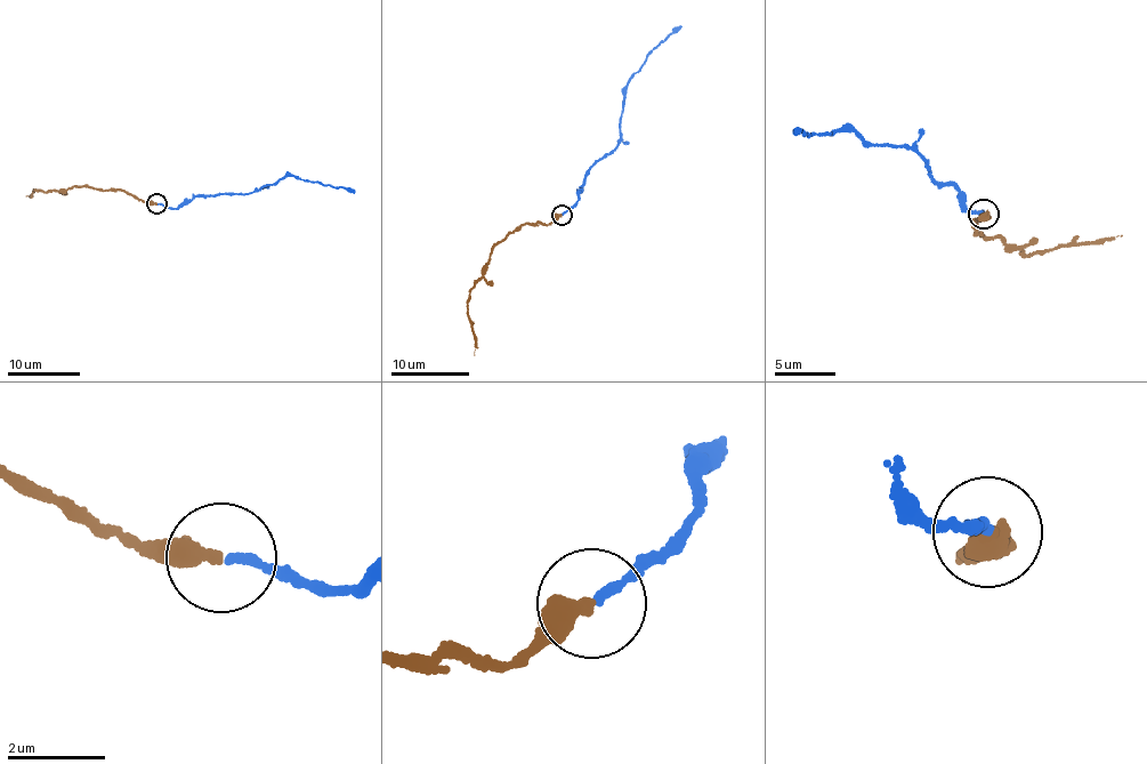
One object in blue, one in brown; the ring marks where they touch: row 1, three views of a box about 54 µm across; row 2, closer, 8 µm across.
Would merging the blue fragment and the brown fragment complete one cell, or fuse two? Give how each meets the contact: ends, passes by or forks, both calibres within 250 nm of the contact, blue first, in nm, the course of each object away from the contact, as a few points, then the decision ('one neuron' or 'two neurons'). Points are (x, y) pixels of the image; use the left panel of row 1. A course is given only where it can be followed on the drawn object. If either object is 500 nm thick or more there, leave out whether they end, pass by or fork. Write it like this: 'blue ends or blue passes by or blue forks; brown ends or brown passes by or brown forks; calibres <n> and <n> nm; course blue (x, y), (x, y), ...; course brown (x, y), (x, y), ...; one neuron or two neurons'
blue ends; brown ends; calibres 180 and 400 nm; course blue (156, 204), (172, 209), (200, 194), (248, 193), (290, 173), (303, 179), (342, 185), (355, 193); course brown (156, 204), (121, 191), (80, 185), (62, 192), (33, 191), (26, 196); one neuron

